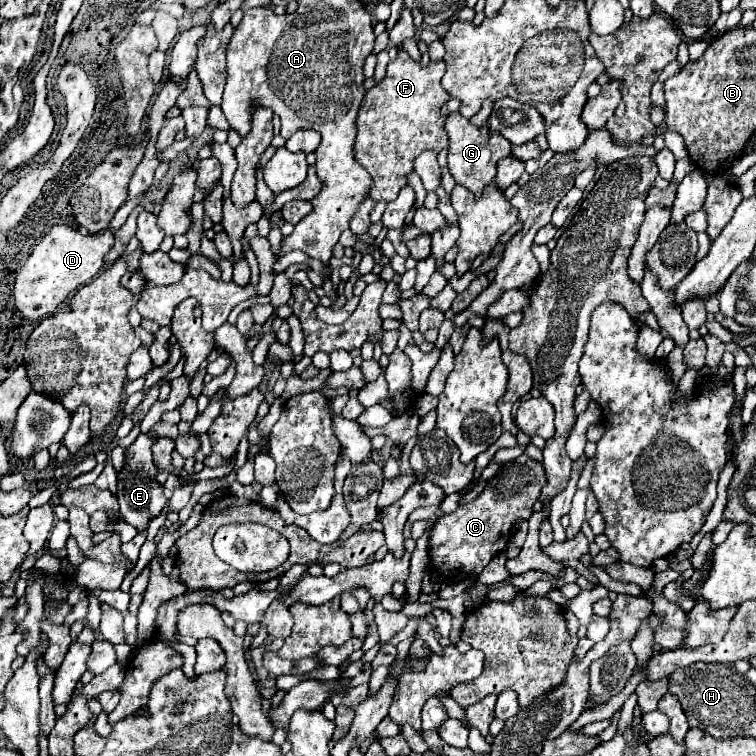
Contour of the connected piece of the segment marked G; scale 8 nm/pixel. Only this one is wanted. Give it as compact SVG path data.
M453 112L447 116L445 124L449 132L449 158L447 158L447 168L453 174L453 178L469 188L475 196L483 192L483 188L495 178L497 174L497 162L501 158L507 158L511 154L511 144L507 138L501 134L491 134L489 126L473 126L467 118L463 118L459 112Z

